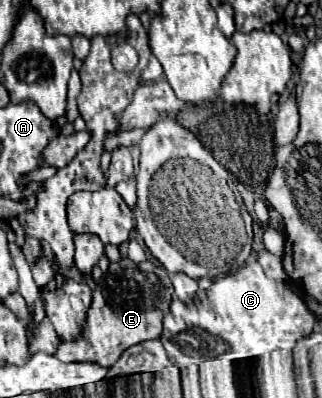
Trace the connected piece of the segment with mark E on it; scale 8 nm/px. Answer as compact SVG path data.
M131 259L111 263L93 291L91 317L97 319L91 319L91 323L85 325L83 339L79 337L77 341L59 341L59 347L55 351L57 359L65 363L97 361L99 365L111 367L125 349L147 339L157 339L161 335L161 321L165 315L163 307L169 307L171 293L171 281L161 265L155 265L151 261L133 263Z

